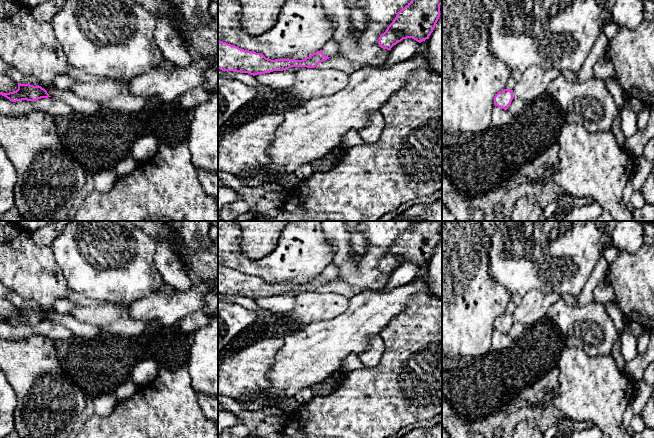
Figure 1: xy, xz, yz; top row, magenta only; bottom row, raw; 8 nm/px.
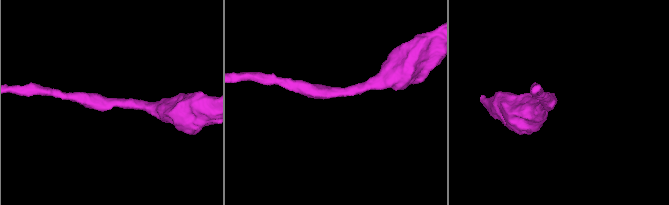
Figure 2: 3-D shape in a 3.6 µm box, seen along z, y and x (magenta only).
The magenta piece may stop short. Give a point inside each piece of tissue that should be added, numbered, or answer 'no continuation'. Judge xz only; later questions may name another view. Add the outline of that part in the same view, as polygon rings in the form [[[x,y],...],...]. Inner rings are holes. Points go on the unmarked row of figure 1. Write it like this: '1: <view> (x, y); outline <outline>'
no continuation

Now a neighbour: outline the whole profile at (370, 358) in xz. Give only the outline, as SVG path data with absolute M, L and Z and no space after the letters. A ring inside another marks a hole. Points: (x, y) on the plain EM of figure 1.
M379 334L374 335L371 339L369 349L358 355L364 367L374 367L382 359L385 351L385 343Z

